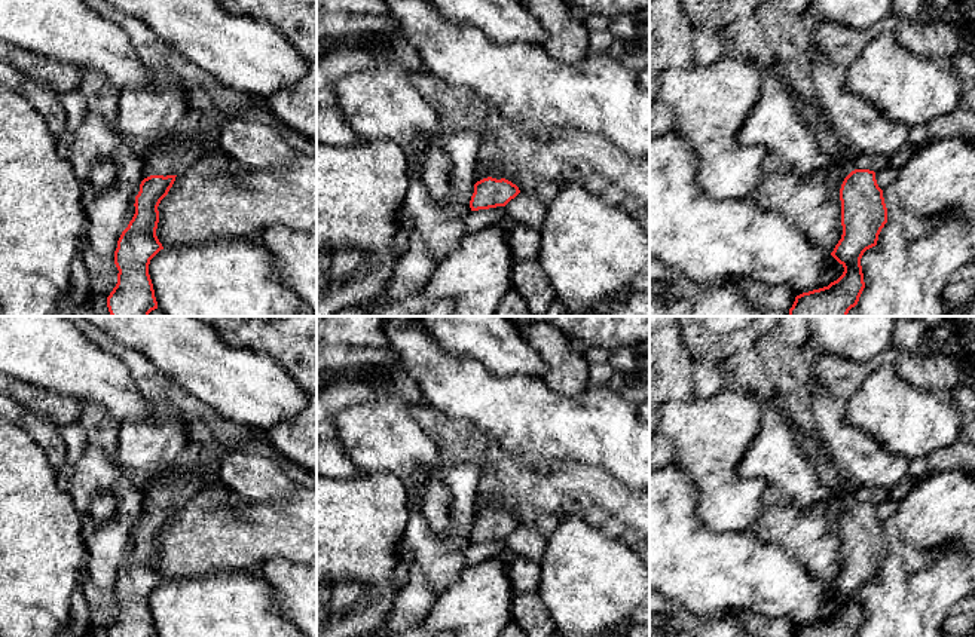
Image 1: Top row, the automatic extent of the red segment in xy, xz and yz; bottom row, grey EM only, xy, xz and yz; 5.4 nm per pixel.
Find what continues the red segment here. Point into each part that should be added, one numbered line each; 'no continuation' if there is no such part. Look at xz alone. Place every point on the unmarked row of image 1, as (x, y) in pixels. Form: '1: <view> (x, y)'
1: xz (480, 505)

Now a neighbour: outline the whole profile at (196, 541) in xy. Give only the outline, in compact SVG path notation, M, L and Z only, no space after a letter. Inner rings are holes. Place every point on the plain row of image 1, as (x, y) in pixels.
M224 484L199 491L175 509L161 533L156 569L162 579L187 579L217 570L251 570L272 558L317 566L317 489L300 487L279 500L232 502Z

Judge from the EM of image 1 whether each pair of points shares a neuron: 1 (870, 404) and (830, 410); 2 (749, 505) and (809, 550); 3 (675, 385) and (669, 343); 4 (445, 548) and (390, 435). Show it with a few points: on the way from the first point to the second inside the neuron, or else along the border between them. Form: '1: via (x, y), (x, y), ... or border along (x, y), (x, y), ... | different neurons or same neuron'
1: border along (844, 401), (844, 417), (868, 434) | different neurons
2: border along (769, 486), (761, 498), (761, 515), (749, 529) | different neurons
3: via (669, 374), (669, 354) | same neuron
4: via (440, 520), (440, 495), (424, 478), (418, 464) | same neuron

